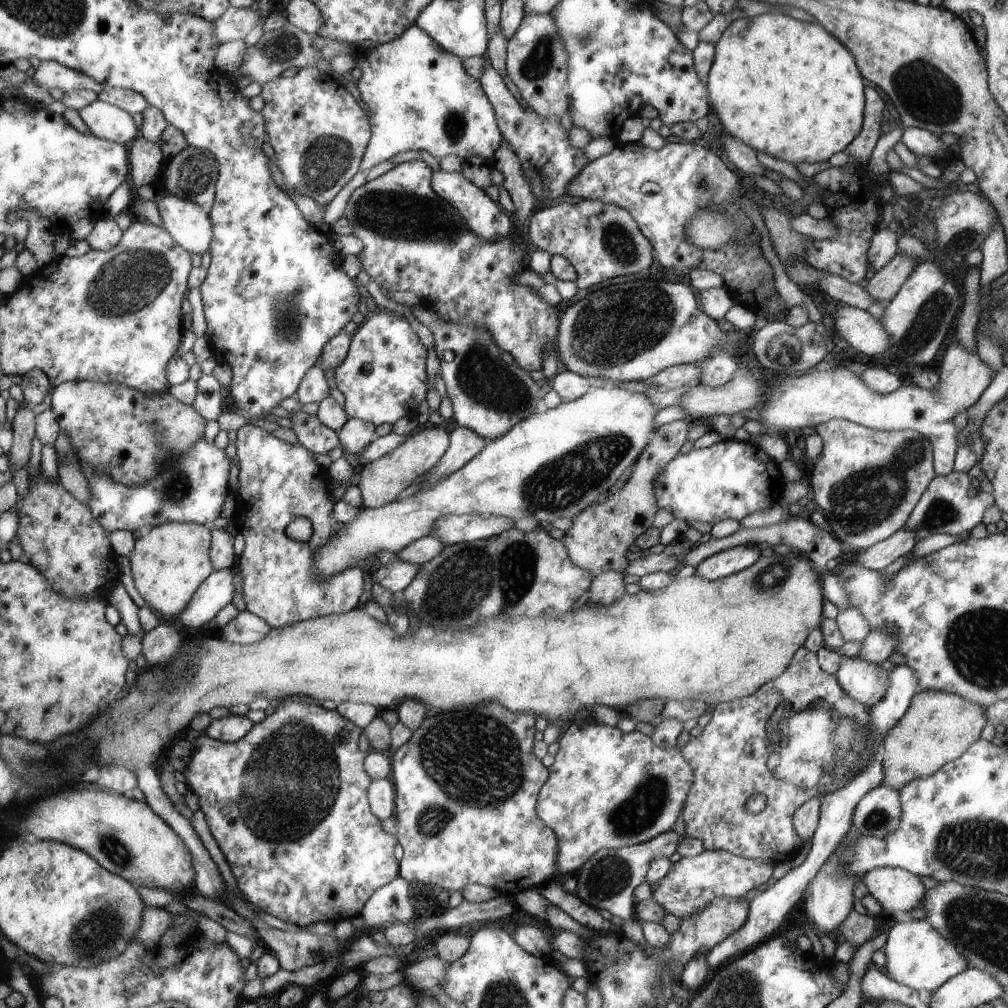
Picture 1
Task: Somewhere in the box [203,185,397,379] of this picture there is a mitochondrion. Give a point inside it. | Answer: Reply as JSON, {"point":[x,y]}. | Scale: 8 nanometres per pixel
{"point":[285,304]}

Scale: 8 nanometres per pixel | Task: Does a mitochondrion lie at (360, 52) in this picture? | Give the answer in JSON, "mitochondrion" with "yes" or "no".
{"mitochondrion":"no"}

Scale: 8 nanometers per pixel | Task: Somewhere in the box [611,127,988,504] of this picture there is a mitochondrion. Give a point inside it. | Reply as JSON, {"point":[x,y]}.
{"point":[933,315]}

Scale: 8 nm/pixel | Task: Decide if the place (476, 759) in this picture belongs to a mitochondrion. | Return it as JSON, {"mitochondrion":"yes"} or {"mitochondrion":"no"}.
{"mitochondrion":"yes"}

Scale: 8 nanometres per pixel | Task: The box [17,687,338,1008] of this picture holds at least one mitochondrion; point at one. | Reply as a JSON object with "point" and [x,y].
{"point":[103,927]}

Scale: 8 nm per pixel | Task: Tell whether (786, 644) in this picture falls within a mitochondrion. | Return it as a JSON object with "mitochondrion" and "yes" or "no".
{"mitochondrion":"no"}

